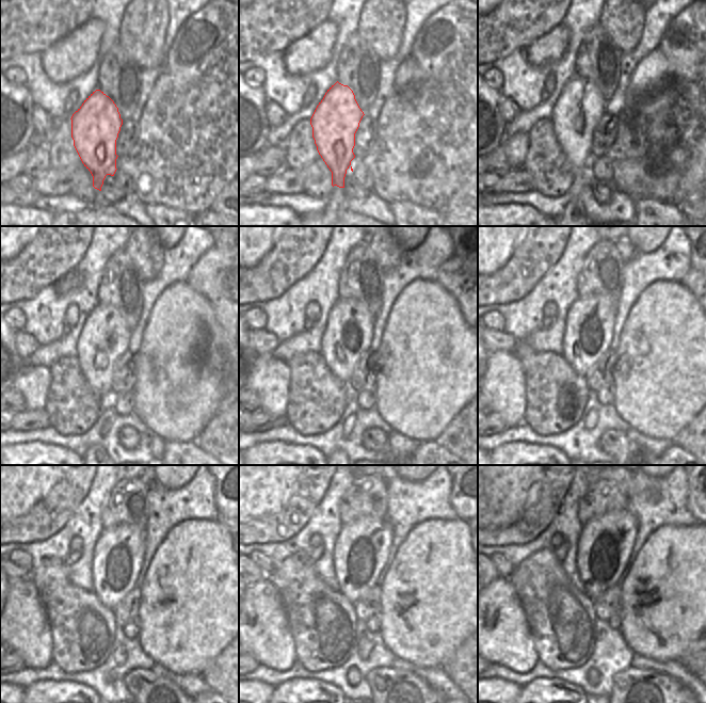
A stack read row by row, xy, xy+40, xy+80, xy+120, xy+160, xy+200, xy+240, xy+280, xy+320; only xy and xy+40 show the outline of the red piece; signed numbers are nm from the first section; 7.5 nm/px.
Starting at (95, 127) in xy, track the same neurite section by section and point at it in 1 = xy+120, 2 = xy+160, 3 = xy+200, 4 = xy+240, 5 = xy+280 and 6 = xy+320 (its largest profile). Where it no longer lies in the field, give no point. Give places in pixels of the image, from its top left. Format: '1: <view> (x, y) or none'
1: xy+120 (105, 338)
2: xy+160 (348, 334)
3: xy+200 (589, 332)
4: xy+240 (118, 556)
5: xy+280 (360, 552)
6: xy+320 (605, 544)

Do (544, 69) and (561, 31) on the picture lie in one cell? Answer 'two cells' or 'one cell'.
two cells

